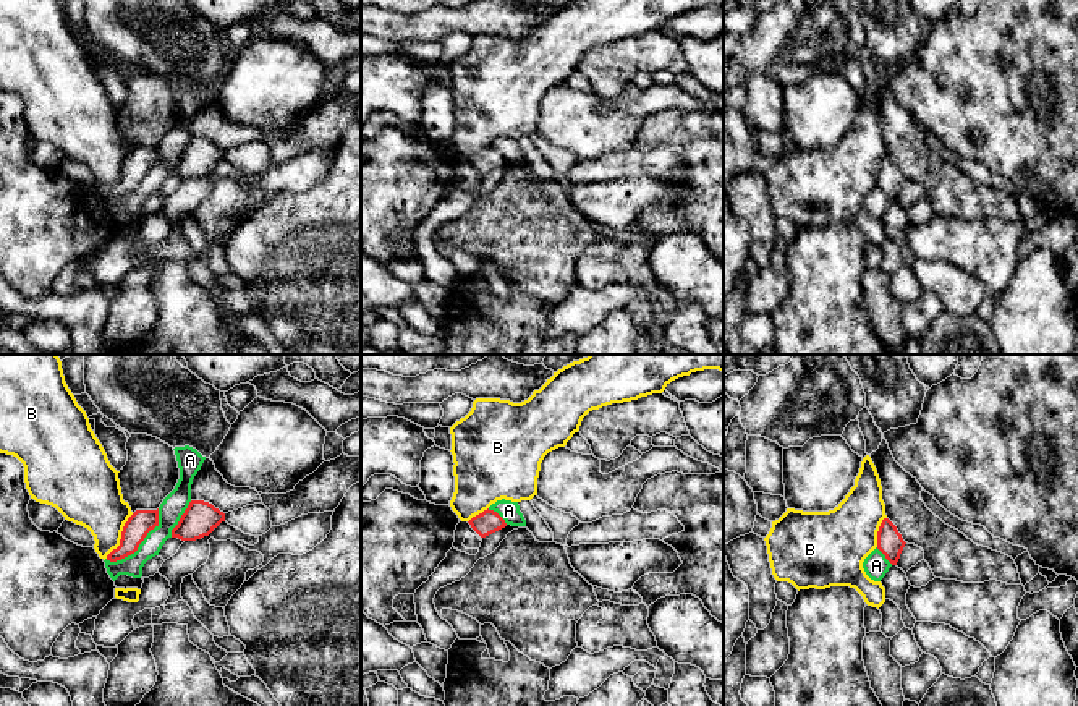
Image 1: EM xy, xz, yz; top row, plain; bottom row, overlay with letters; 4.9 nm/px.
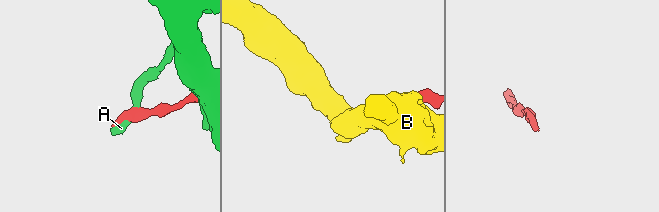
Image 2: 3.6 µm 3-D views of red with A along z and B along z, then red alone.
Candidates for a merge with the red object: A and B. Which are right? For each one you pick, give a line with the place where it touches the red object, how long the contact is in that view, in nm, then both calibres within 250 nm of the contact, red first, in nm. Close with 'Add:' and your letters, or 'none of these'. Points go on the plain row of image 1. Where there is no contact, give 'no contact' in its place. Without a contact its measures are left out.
Add: none of these

